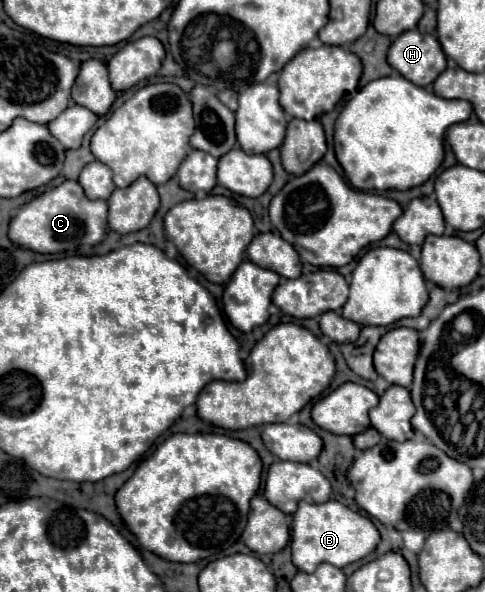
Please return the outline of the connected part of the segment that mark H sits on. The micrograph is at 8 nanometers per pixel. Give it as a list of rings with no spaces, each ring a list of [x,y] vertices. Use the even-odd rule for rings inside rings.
[[[418,30],[400,34],[390,50],[388,50],[388,64],[398,70],[406,80],[410,80],[416,86],[428,86],[436,80],[436,76],[446,68],[446,54],[442,52],[442,46],[434,34],[422,34]]]

